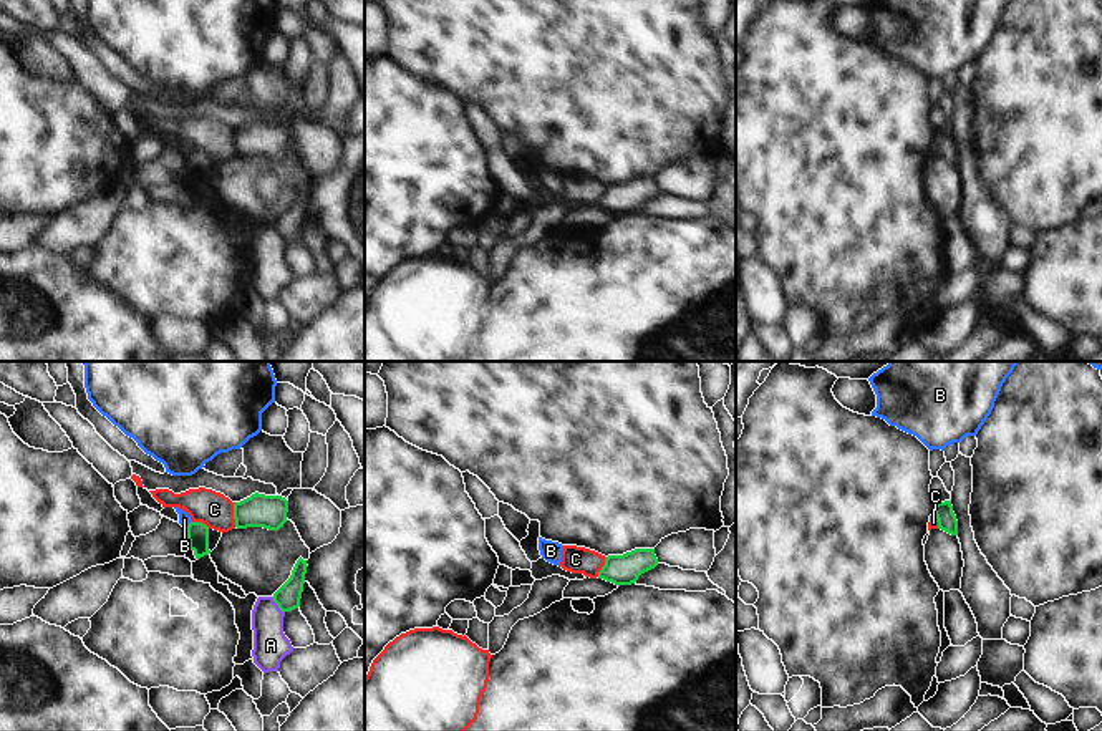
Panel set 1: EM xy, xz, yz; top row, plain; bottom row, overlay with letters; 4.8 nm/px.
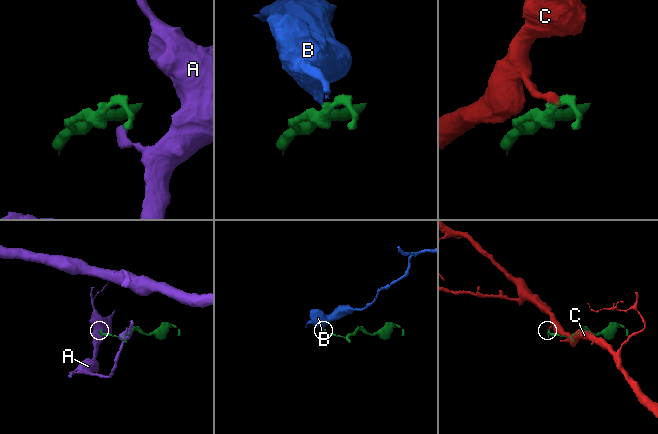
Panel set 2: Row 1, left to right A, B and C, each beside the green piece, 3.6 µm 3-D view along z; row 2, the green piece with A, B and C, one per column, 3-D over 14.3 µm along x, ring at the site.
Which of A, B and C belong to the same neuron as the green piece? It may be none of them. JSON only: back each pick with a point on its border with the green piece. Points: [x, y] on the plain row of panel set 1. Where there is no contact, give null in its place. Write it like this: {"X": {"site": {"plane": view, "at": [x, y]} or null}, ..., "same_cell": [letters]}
{"same_cell": []}

